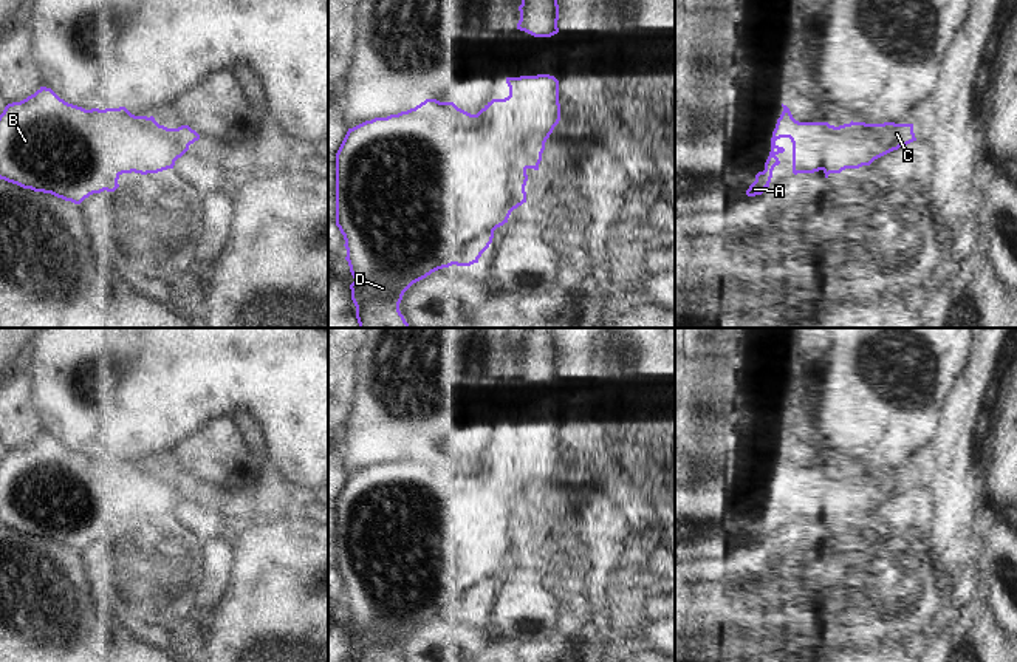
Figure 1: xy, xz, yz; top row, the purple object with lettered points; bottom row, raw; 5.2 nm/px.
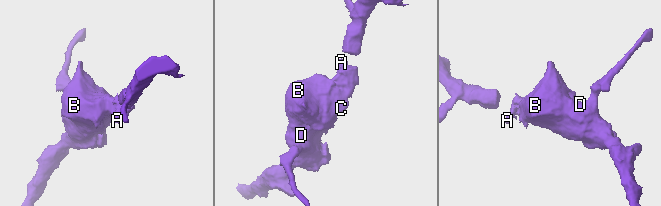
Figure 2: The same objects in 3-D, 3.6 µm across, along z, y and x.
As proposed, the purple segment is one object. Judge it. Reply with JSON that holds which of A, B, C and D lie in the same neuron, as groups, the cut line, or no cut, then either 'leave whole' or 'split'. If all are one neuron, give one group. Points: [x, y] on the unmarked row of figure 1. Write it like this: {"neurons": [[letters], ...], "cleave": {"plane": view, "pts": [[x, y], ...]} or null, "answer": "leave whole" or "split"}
{"neurons": [["A", "B", "C", "D"]], "cleave": null, "answer": "leave whole"}

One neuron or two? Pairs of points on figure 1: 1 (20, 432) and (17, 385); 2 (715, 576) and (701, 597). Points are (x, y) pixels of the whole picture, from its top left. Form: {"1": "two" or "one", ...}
{"1": "one", "2": "one"}

